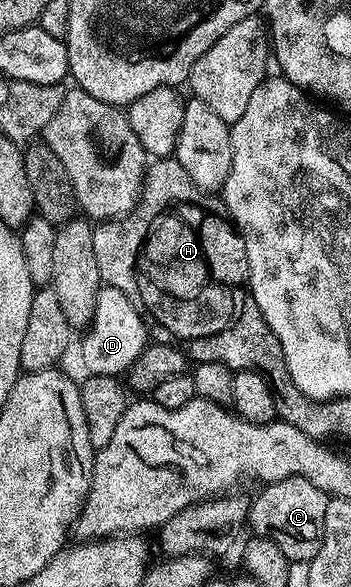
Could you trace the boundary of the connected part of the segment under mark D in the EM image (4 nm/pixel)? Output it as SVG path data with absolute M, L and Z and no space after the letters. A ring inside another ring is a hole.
M110 287L100 288L95 320L83 341L83 361L88 369L86 372L101 377L126 374L149 344L146 324L148 325L148 322L144 314L125 294Z

